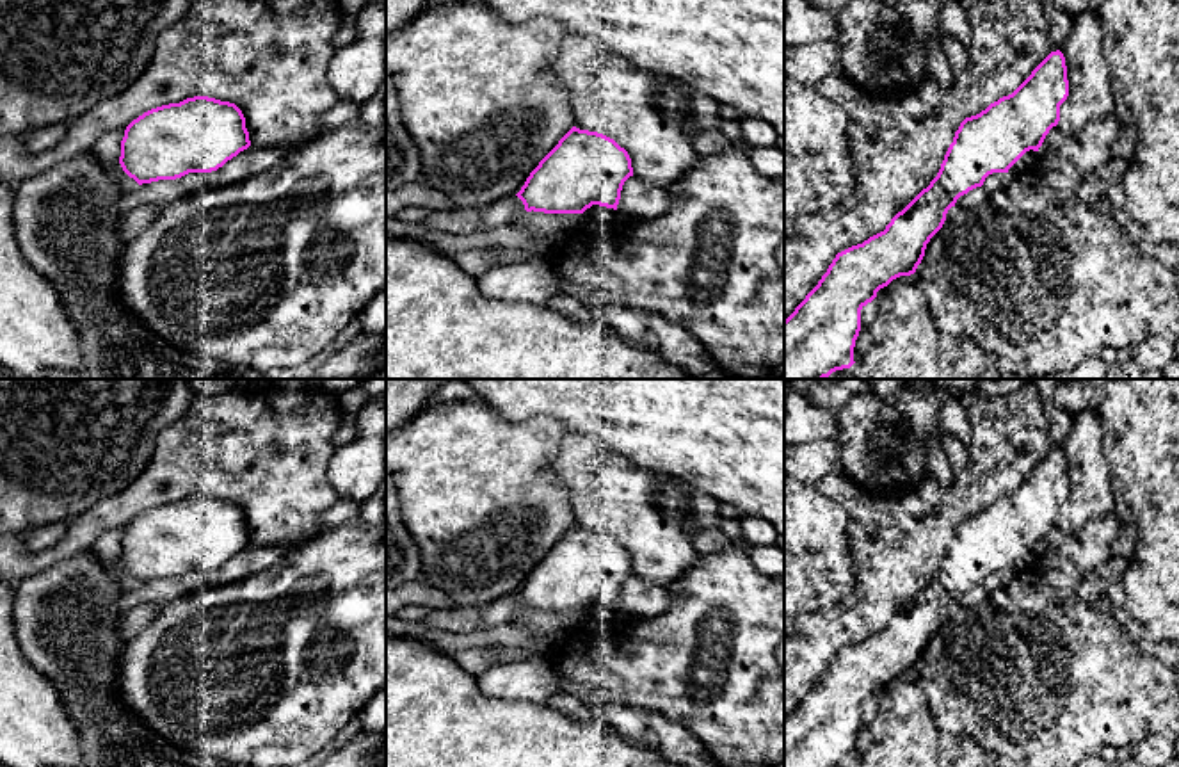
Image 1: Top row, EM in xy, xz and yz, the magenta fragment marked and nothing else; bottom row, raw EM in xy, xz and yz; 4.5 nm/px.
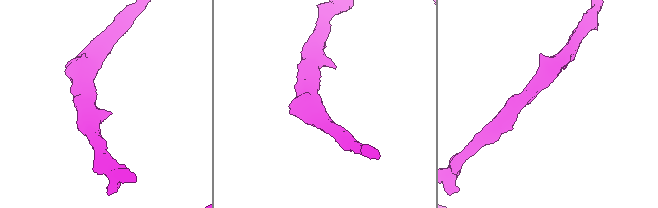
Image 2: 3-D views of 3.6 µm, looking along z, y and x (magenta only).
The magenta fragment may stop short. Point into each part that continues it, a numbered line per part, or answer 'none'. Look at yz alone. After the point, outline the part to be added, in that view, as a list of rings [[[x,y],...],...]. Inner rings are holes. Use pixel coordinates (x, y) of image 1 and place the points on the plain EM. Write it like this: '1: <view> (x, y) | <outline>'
1: yz (1028, 554) | [[[1030,548],[1030,550],[1026,550],[1010,568],[1008,568],[1008,571],[1019,571],[1019,569],[1023,569],[1026,564],[1028,564],[1028,561],[1030,559],[1033,559],[1037,555],[1037,550],[1033,550],[1033,548]]]

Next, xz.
1: xz (601, 613) | [[[592,603],[590,607],[583,610],[583,614],[587,619],[598,619],[598,621],[612,621],[617,616],[621,616],[617,609],[599,605],[599,603]]]

